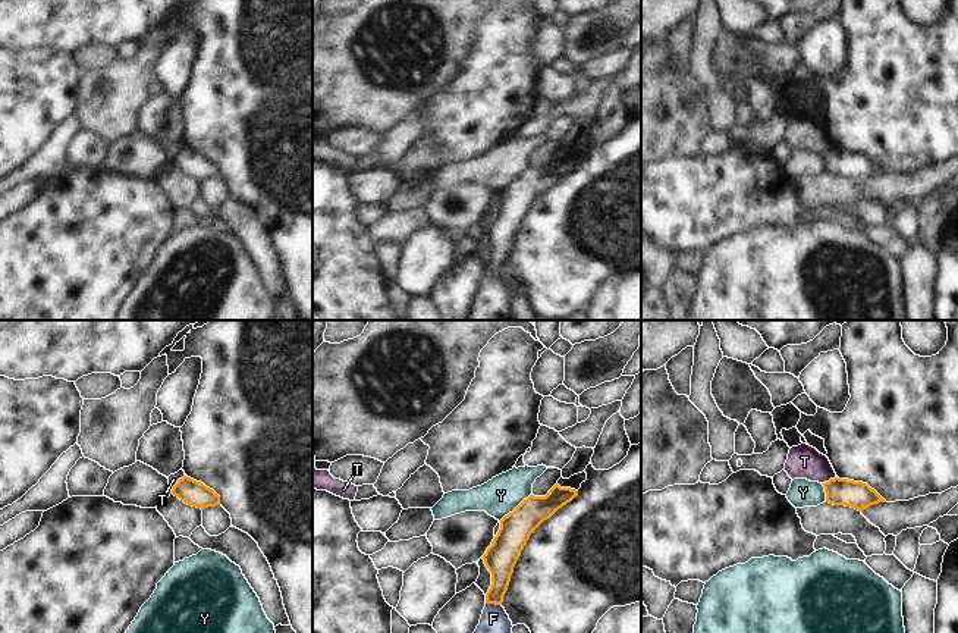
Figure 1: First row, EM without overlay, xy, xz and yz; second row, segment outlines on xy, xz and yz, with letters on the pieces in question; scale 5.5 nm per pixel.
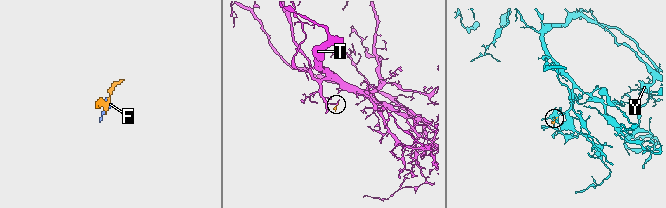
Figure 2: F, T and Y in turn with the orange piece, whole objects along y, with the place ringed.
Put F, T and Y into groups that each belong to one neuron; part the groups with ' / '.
F / T / Y

